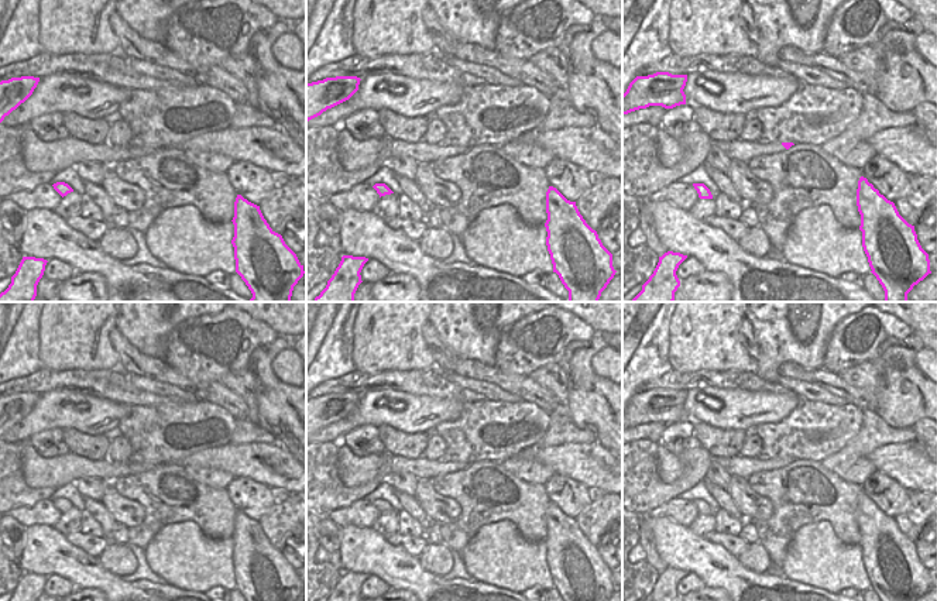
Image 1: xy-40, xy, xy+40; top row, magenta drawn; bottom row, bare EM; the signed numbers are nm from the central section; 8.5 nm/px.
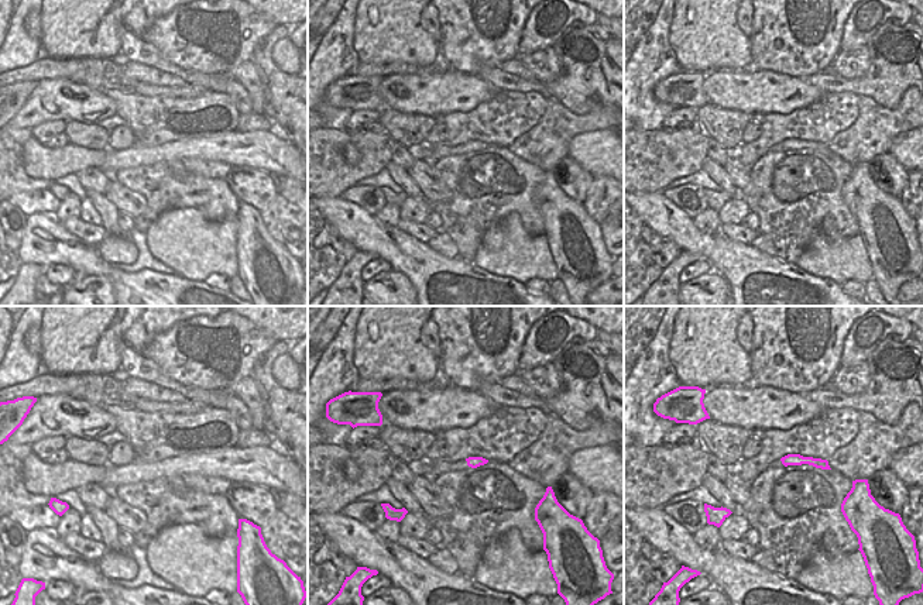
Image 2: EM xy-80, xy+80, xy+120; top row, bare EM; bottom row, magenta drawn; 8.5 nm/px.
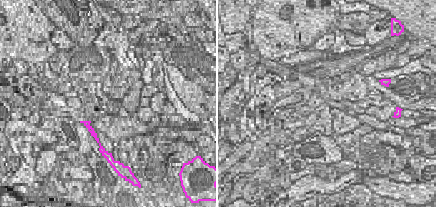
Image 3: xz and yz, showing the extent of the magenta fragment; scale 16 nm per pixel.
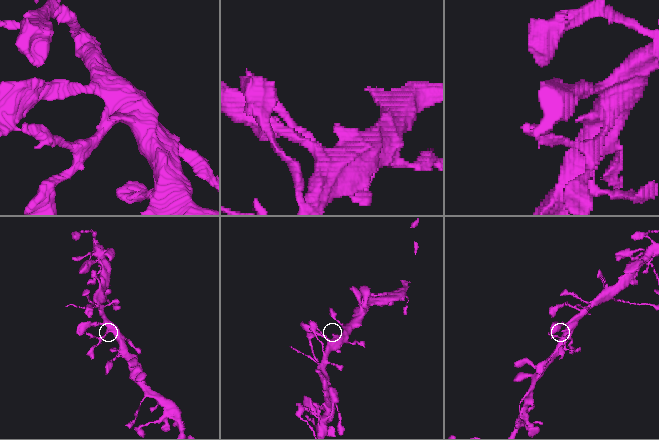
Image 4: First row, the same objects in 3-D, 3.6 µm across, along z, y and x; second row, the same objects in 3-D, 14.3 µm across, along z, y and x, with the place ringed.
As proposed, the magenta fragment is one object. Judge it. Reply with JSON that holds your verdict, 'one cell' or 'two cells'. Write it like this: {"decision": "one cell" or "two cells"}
{"decision": "one cell"}

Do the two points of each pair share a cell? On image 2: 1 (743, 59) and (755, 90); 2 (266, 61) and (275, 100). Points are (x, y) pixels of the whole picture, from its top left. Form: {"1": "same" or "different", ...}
{"1": "different", "2": "same"}

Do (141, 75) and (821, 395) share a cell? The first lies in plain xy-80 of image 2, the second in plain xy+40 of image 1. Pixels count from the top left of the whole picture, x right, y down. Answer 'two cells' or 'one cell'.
one cell

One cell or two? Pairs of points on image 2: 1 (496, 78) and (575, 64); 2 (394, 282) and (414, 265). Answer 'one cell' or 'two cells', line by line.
1: one cell
2: two cells

